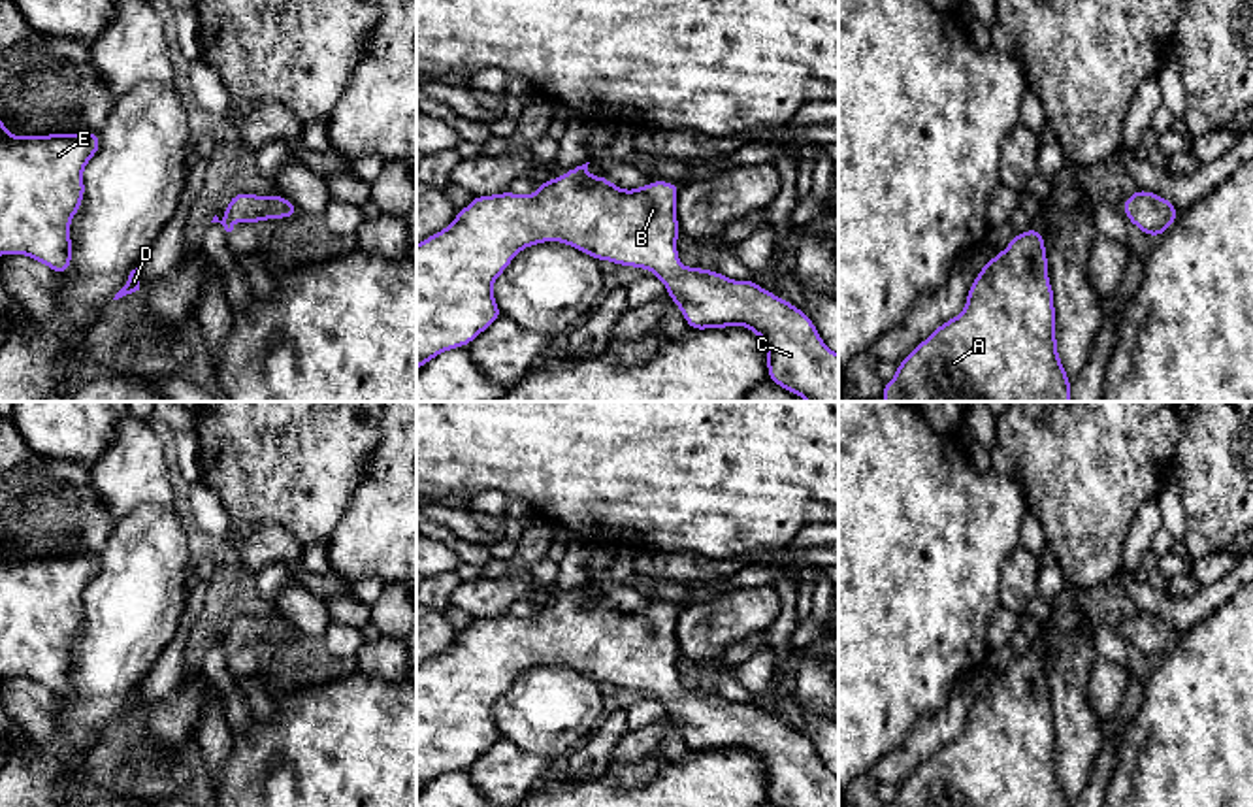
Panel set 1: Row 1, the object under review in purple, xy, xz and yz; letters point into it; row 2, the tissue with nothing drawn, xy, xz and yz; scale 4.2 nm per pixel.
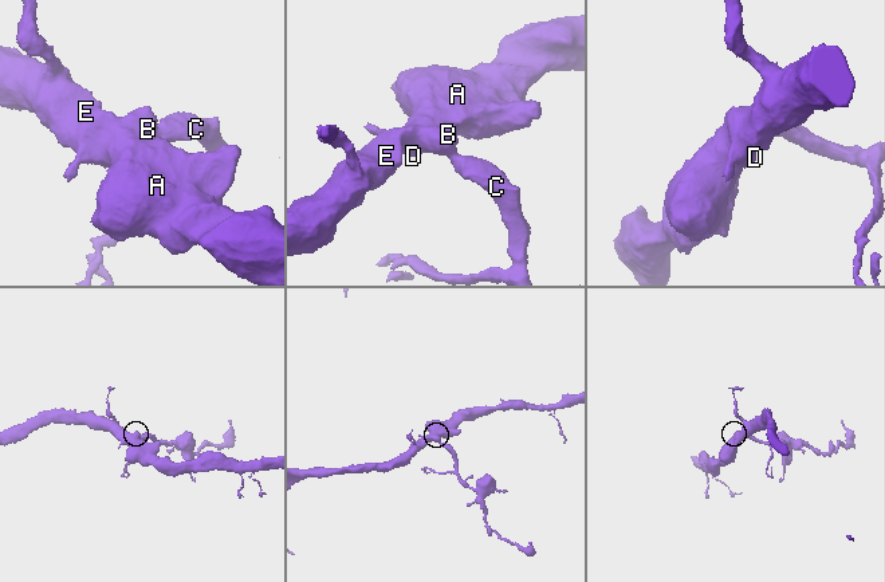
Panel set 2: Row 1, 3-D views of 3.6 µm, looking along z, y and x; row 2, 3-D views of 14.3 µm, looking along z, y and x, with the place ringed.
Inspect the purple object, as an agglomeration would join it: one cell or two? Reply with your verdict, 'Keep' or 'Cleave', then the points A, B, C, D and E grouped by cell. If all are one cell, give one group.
Keep. Groups: A B C D E

